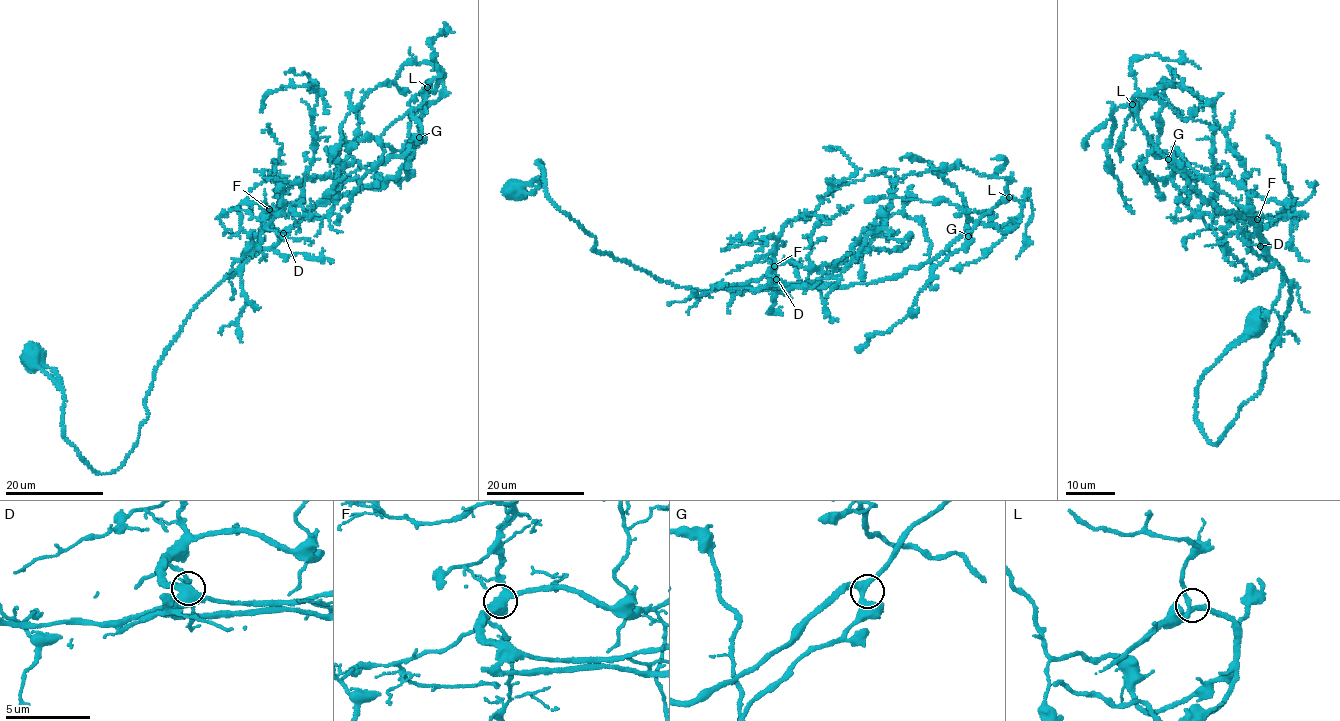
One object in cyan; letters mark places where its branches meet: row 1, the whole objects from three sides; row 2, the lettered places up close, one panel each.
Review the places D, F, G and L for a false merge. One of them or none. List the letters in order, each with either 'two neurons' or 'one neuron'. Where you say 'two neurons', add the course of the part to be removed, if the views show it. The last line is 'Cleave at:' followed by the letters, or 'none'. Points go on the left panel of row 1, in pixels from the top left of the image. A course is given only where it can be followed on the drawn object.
D: one neuron
F: one neuron
G: one neuron
L: one neuron
Cleave at: none

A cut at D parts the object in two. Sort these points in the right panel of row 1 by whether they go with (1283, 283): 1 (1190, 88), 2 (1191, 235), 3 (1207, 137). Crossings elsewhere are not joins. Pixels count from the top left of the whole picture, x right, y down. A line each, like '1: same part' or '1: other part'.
1: other part
2: other part
3: same part

